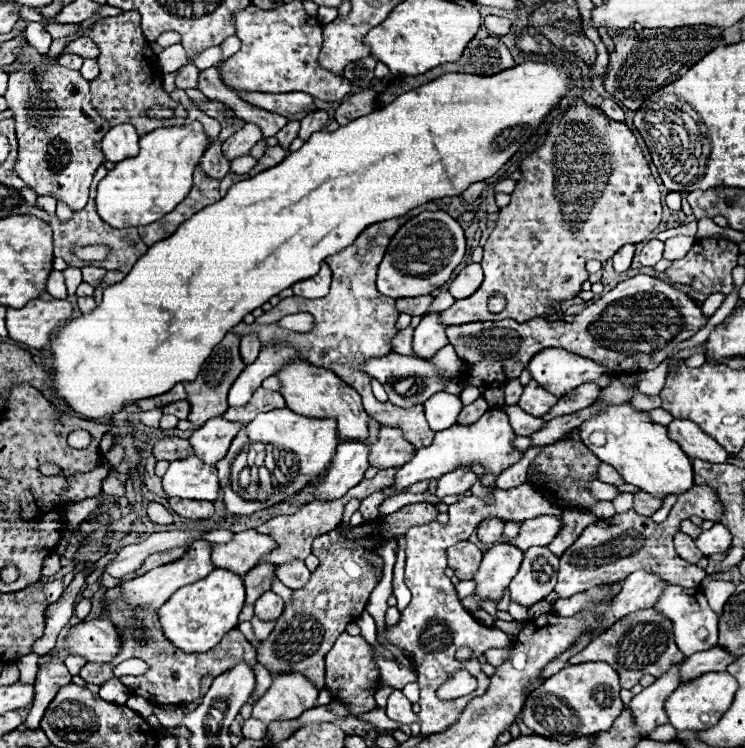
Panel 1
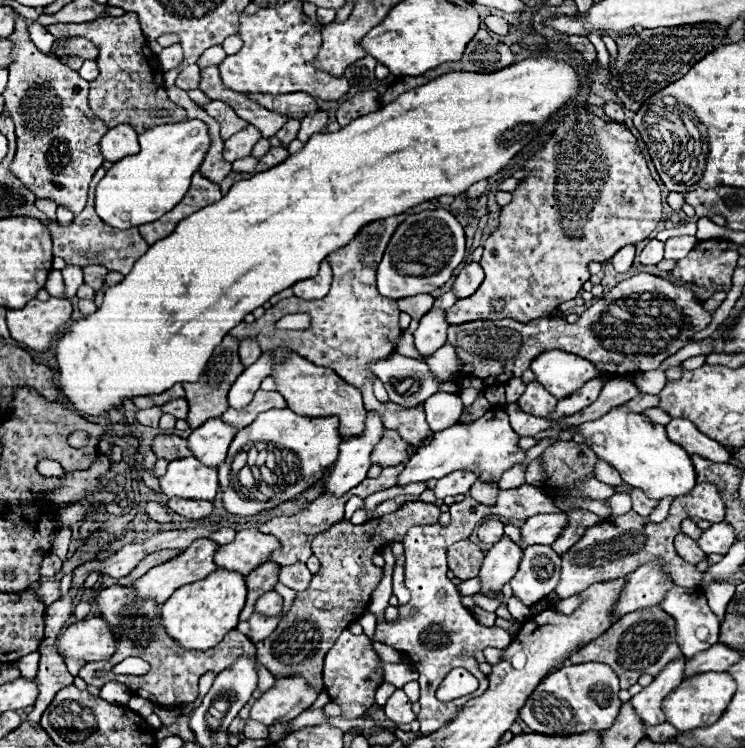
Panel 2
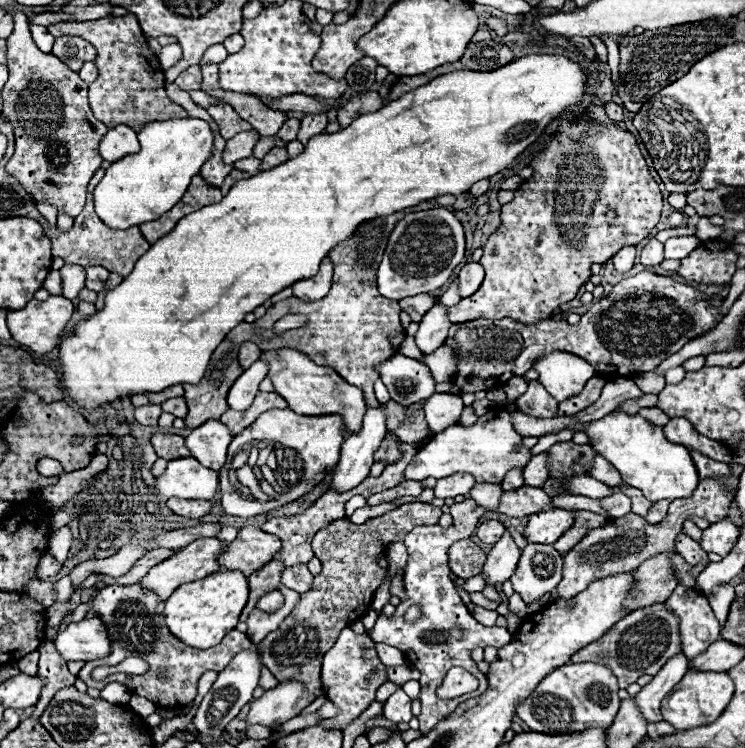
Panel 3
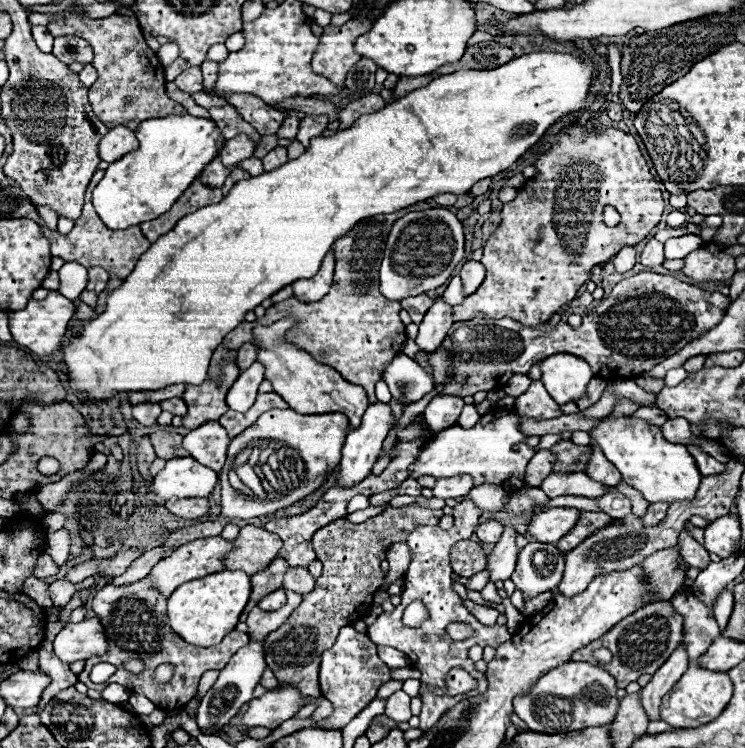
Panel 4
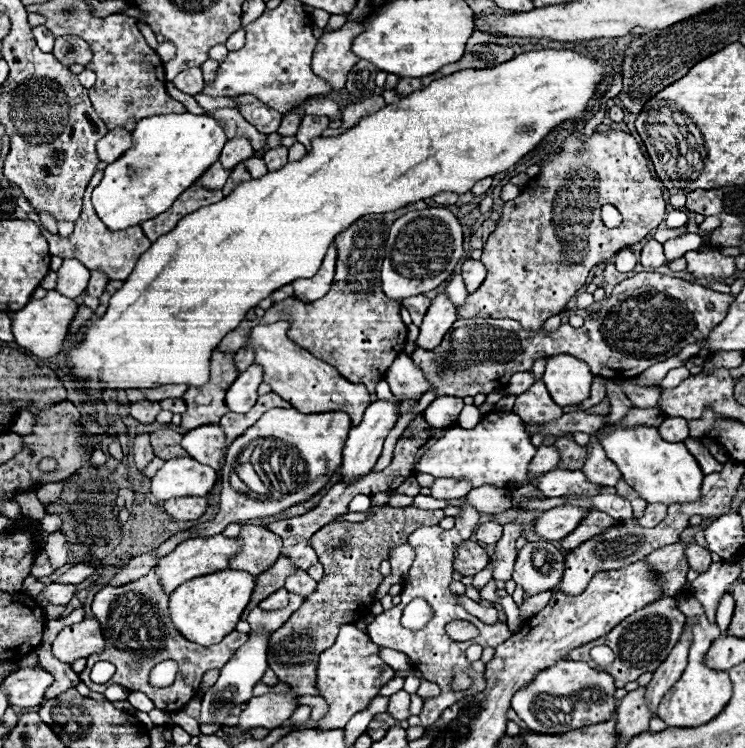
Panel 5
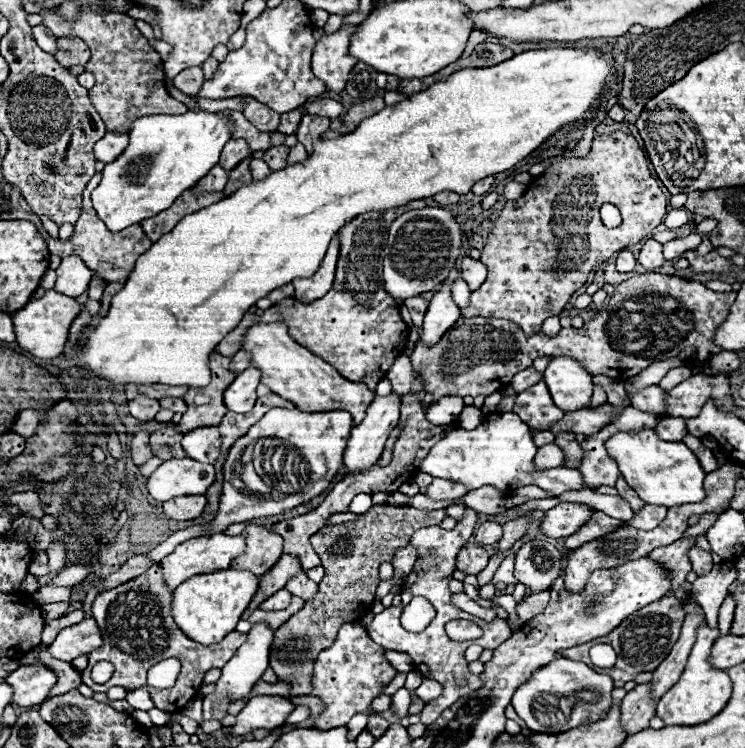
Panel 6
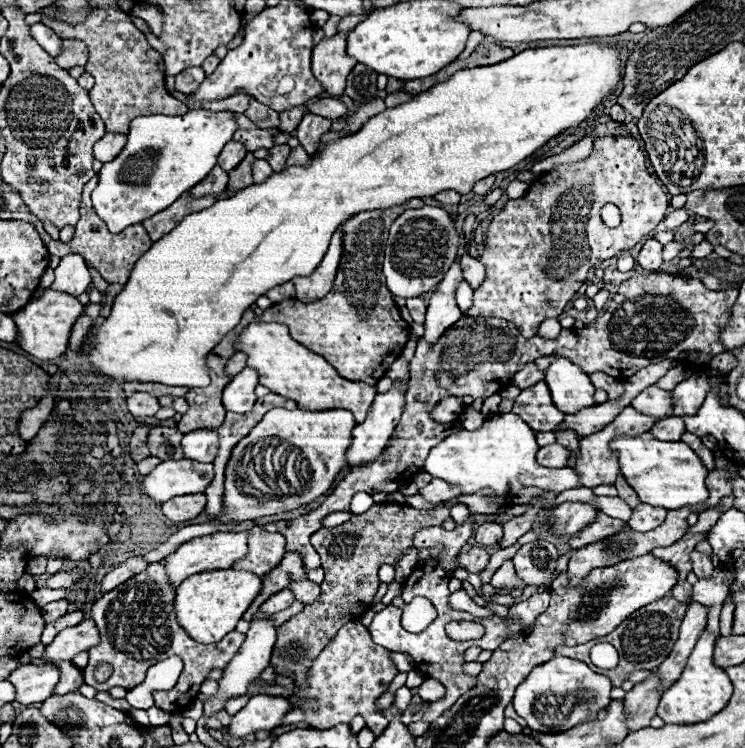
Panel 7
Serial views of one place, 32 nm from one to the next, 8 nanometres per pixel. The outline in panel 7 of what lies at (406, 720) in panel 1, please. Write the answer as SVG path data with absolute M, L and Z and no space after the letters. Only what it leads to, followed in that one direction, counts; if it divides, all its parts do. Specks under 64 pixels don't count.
M402 686L400 690L396 690L396 700L394 700L394 704L400 708L400 712L406 710L410 698L412 698L412 690L410 690L408 686Z

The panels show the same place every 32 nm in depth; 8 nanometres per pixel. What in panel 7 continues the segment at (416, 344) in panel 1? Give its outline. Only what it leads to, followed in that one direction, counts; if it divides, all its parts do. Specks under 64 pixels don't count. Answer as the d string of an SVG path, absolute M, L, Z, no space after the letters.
M456 260L454 266L450 266L446 276L442 278L442 282L436 286L436 290L432 292L428 312L426 312L426 322L424 322L424 326L426 326L424 340L434 342L438 336L442 336L452 324L456 324L464 316L454 300L456 286L462 280L464 280L462 268Z

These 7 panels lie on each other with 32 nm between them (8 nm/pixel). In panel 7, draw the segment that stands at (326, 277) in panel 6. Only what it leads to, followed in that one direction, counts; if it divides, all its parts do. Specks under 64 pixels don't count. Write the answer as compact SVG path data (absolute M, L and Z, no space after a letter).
M338 230L332 236L330 248L326 250L322 262L318 264L318 268L310 274L310 276L296 276L292 278L294 286L296 286L296 298L300 302L314 302L324 298L334 284L336 272L338 272L338 264L342 258L342 230Z

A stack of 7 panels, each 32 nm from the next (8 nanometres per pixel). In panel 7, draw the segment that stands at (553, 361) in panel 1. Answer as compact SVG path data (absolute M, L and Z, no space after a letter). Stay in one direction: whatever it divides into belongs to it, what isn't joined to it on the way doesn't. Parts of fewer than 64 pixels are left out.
M568 358L552 362L546 370L546 384L552 400L564 414L576 414L582 408L594 406L594 386L586 372L582 372Z

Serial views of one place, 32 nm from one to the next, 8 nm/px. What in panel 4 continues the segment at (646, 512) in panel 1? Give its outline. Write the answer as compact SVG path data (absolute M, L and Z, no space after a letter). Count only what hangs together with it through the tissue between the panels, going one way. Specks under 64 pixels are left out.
M620 482L616 488L618 488L618 492L620 492L620 494L626 494L626 496L630 498L634 516L638 516L638 518L640 518L642 514L646 514L646 510L648 510L648 502L642 498L642 494L638 494L638 490L634 490L632 486L626 486L626 482Z

